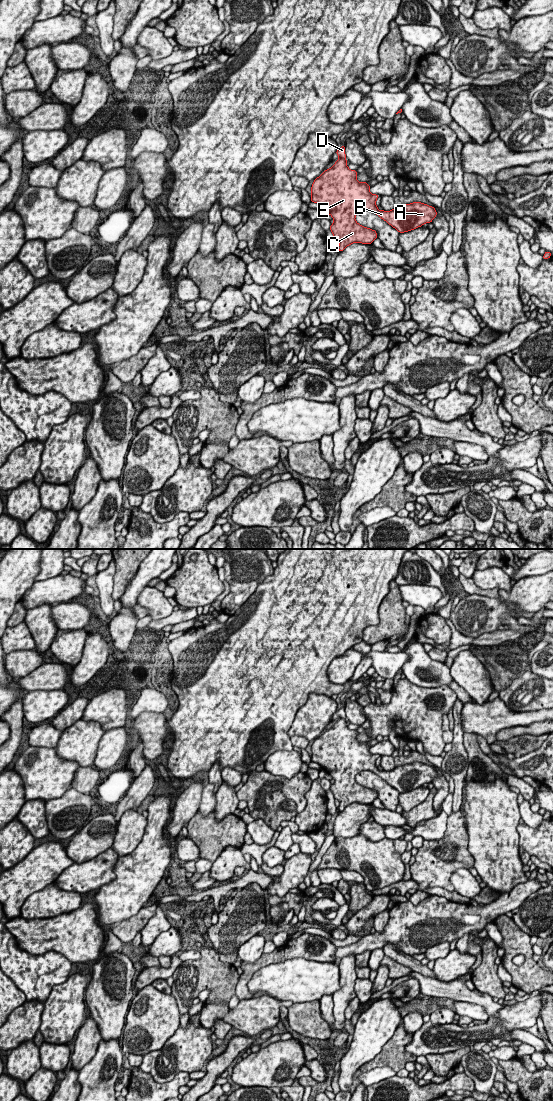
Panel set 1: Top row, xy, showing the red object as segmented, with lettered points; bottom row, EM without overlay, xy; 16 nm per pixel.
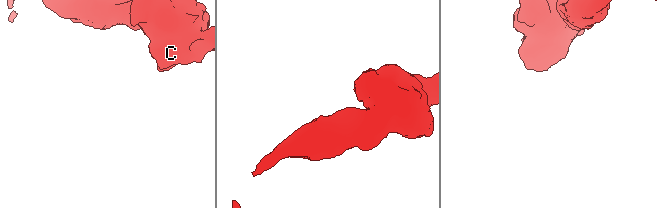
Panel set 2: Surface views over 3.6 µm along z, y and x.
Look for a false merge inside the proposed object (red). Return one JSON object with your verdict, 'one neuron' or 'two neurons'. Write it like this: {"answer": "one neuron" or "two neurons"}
{"answer": "two neurons"}

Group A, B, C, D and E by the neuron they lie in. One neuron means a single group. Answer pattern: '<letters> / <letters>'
A B C E / D

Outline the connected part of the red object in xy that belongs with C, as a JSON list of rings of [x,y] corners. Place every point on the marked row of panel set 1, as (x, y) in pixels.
[[[339,158],[311,187],[311,202],[318,203],[334,219],[330,230],[339,241],[339,252],[352,243],[372,244],[378,238],[375,230],[356,222],[355,216],[362,211],[372,211],[399,233],[431,223],[437,216],[434,207],[421,202],[380,211],[376,206],[379,195],[370,193],[367,182],[358,182],[357,171],[350,170],[346,162]]]

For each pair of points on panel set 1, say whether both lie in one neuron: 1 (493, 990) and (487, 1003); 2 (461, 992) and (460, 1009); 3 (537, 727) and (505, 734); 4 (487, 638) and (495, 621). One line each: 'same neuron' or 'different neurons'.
1: different neurons
2: different neurons
3: same neuron
4: different neurons

